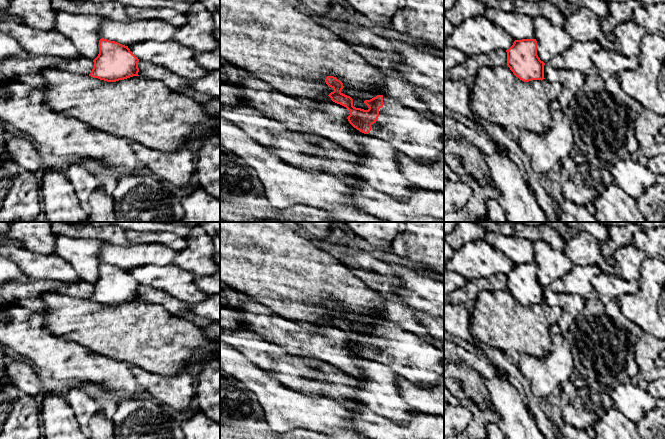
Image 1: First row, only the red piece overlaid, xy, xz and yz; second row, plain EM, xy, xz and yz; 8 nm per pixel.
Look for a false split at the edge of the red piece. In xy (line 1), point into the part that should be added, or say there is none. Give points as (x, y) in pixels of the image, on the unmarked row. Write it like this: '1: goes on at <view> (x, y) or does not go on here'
1: does not go on here

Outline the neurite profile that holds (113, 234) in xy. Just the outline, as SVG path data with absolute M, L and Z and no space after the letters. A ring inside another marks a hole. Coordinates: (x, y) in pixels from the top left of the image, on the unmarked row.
M51 222L51 227L56 235L71 238L97 239L119 246L128 246L131 244L126 237L125 230L117 225L95 227L89 224L79 225L68 222Z

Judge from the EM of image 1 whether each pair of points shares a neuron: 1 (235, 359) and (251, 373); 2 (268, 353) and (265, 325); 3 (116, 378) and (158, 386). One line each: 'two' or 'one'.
1: one
2: two
3: two

